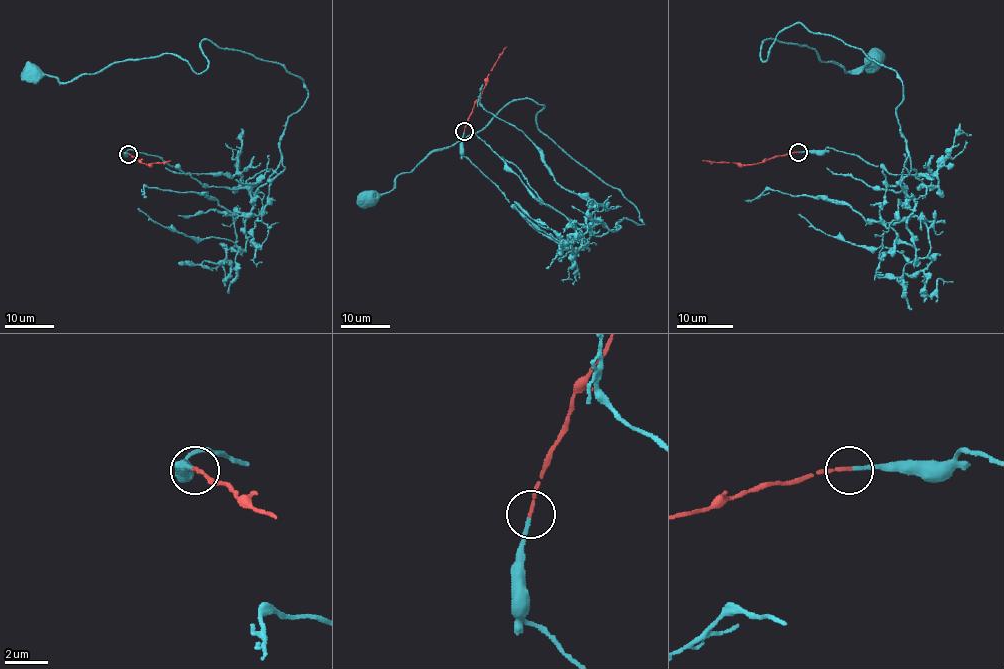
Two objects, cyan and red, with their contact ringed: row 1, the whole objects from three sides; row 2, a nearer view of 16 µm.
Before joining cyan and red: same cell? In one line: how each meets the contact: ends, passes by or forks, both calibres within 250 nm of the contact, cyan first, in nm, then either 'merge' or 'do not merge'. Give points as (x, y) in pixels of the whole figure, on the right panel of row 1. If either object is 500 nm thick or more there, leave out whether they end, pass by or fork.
cyan ends; red ends; calibres 180 and 170 nm; merge

